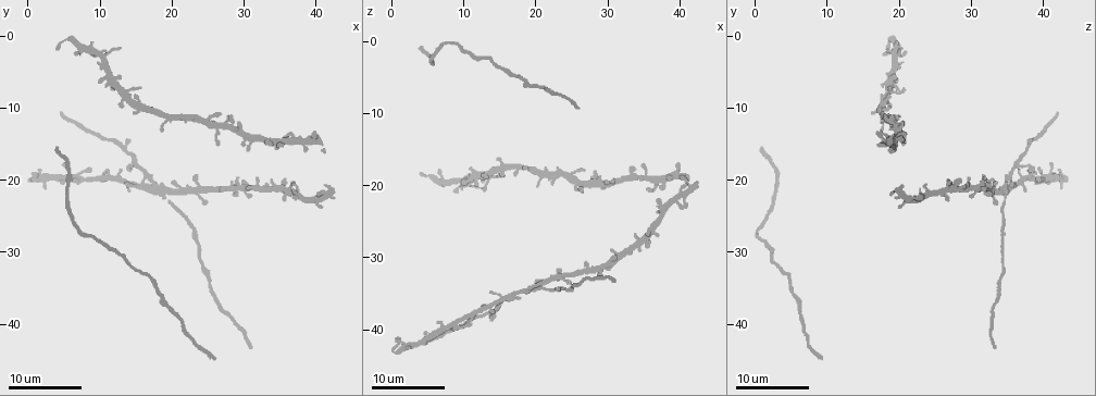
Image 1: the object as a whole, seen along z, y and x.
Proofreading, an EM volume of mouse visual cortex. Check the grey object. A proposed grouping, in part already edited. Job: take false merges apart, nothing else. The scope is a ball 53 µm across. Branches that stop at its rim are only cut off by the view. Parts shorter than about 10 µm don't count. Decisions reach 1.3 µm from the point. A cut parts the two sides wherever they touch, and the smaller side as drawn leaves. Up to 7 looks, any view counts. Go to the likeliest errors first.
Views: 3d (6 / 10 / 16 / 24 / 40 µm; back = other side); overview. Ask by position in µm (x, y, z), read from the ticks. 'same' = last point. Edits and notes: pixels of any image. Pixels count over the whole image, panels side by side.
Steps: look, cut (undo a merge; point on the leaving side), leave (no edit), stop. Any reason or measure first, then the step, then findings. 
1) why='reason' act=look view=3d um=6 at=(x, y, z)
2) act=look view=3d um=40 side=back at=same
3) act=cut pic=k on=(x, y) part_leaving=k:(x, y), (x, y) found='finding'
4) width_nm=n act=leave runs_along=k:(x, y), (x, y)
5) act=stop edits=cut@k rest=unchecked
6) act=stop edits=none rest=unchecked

why='arms part here' act=look view=3d um=16 at=(16.5, 19.5, 35.5)

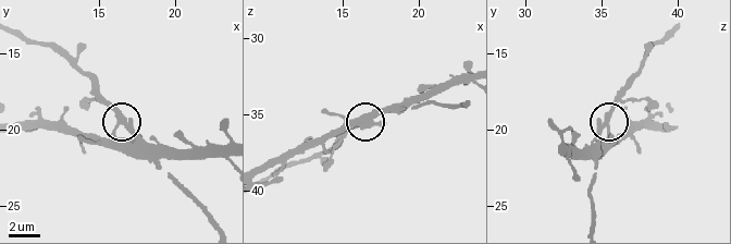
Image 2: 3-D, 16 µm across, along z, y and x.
why='zoom in' act=look view=3d um=6 at=(16.2, 19.6, 35.4)

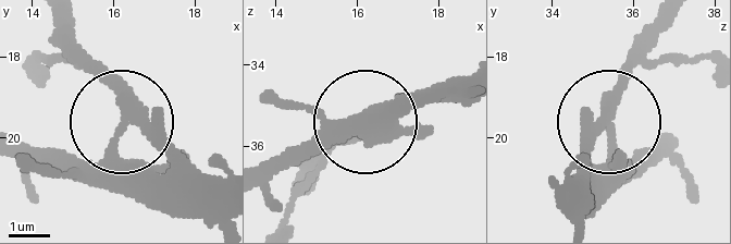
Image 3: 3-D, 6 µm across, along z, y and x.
arms=3 act=leave runs_along=3:(222, 182), (191, 174), (128, 130), (108, 84), (60, 36) found='continuous, no second neuron'

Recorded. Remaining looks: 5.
why='three arms meet' act=look view=3d um=24 at=(15.5, 10.0, 17.0)

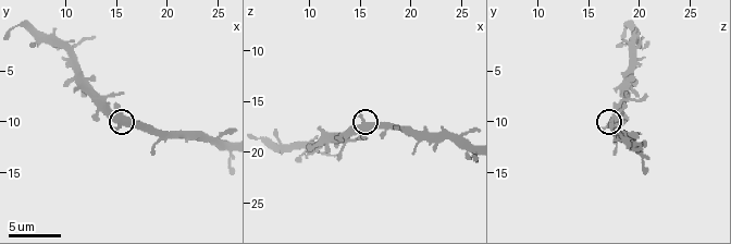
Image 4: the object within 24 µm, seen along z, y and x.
act=look view=3d um=10 at=(15.2, 9.8, 17.0)

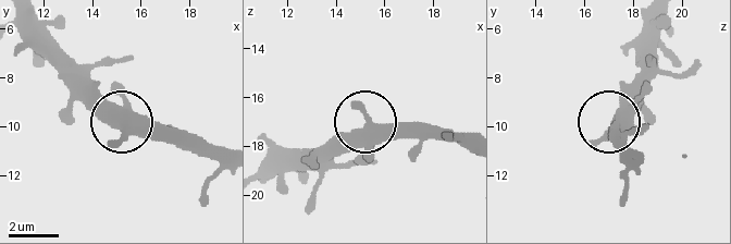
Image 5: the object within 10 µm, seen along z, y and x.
side_arm_um=17 arms=3 act=leave found='continuous, no second neuron'

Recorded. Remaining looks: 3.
act=look view=3d um=24 at=(30.0, 14.0, 20.0)

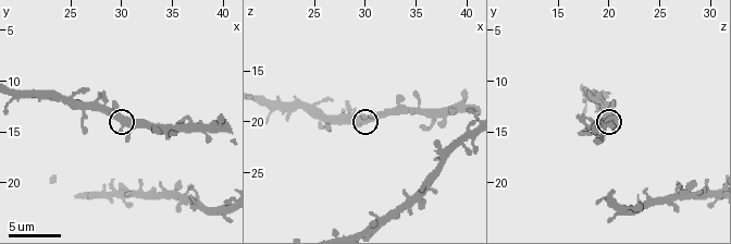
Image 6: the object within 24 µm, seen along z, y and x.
why='closer look' act=look view=3d um=10 at=same

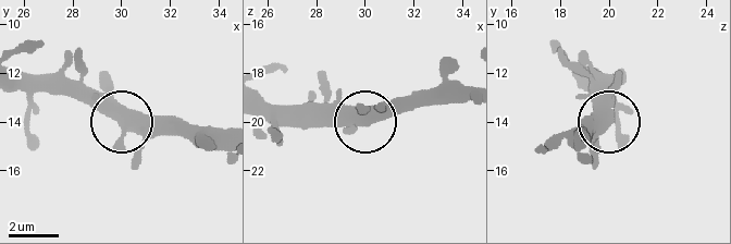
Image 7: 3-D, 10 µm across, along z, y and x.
act=leave found='continuous, no second neuron'

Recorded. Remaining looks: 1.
act=stop edits=none rest=unchecked

